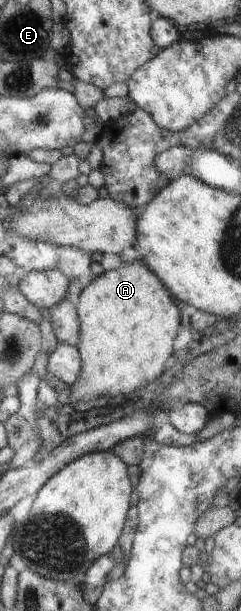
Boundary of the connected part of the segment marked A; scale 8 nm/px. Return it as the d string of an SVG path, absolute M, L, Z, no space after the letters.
M140 260L104 271L82 289L74 299L80 319L80 340L76 348L82 359L82 368L70 387L71 402L99 396L129 395L164 372L173 353L177 329L181 326L181 314L173 298L164 283Z

